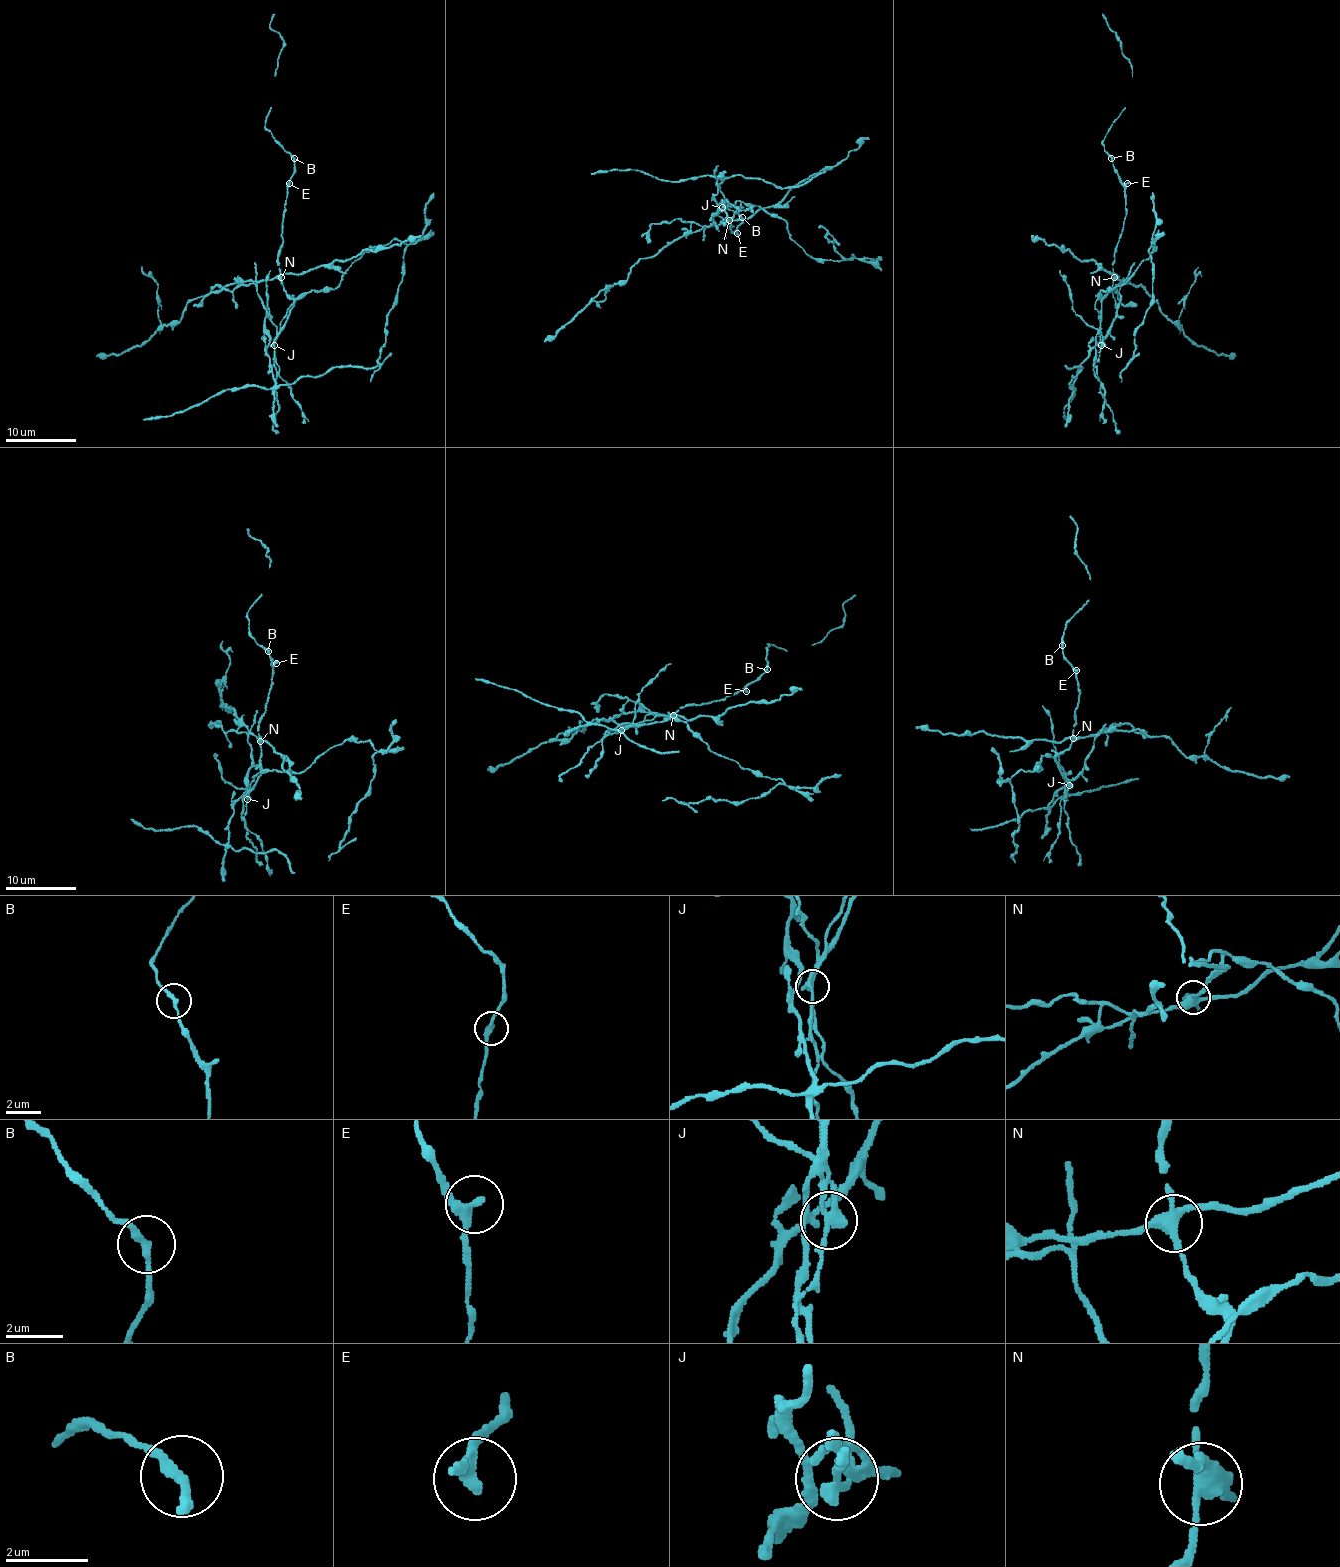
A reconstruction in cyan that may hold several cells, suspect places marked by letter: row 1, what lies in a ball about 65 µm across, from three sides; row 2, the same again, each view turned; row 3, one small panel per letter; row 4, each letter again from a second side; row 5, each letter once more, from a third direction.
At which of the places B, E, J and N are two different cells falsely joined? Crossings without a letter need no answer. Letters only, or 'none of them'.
J, N

